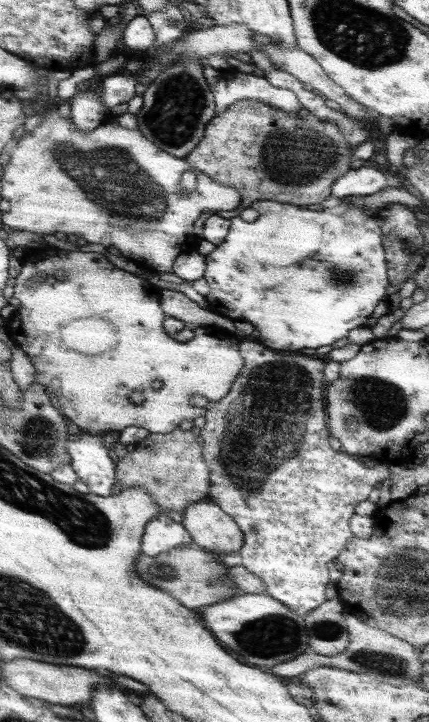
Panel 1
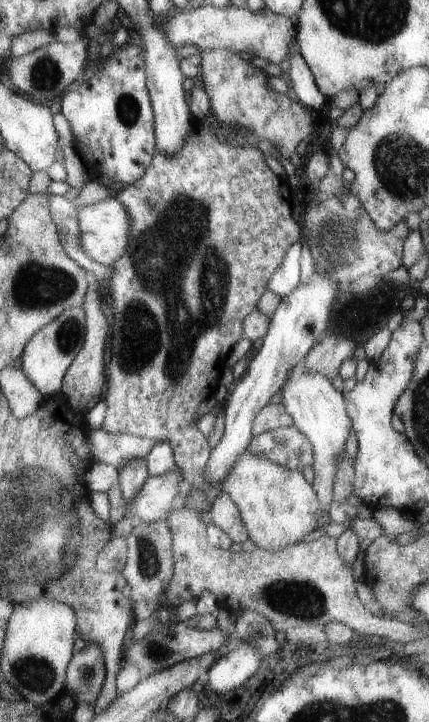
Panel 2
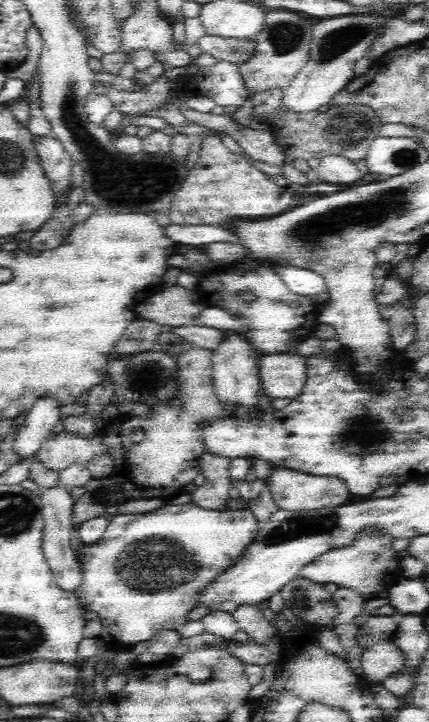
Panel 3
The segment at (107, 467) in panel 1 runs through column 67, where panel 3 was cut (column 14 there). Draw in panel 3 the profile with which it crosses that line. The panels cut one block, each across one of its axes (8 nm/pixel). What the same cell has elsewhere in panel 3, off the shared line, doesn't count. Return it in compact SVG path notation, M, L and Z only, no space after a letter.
M40 398L24 423L15 432L13 453L17 464L29 465L37 458L42 446L56 434L54 426L60 420L60 408L51 398Z

